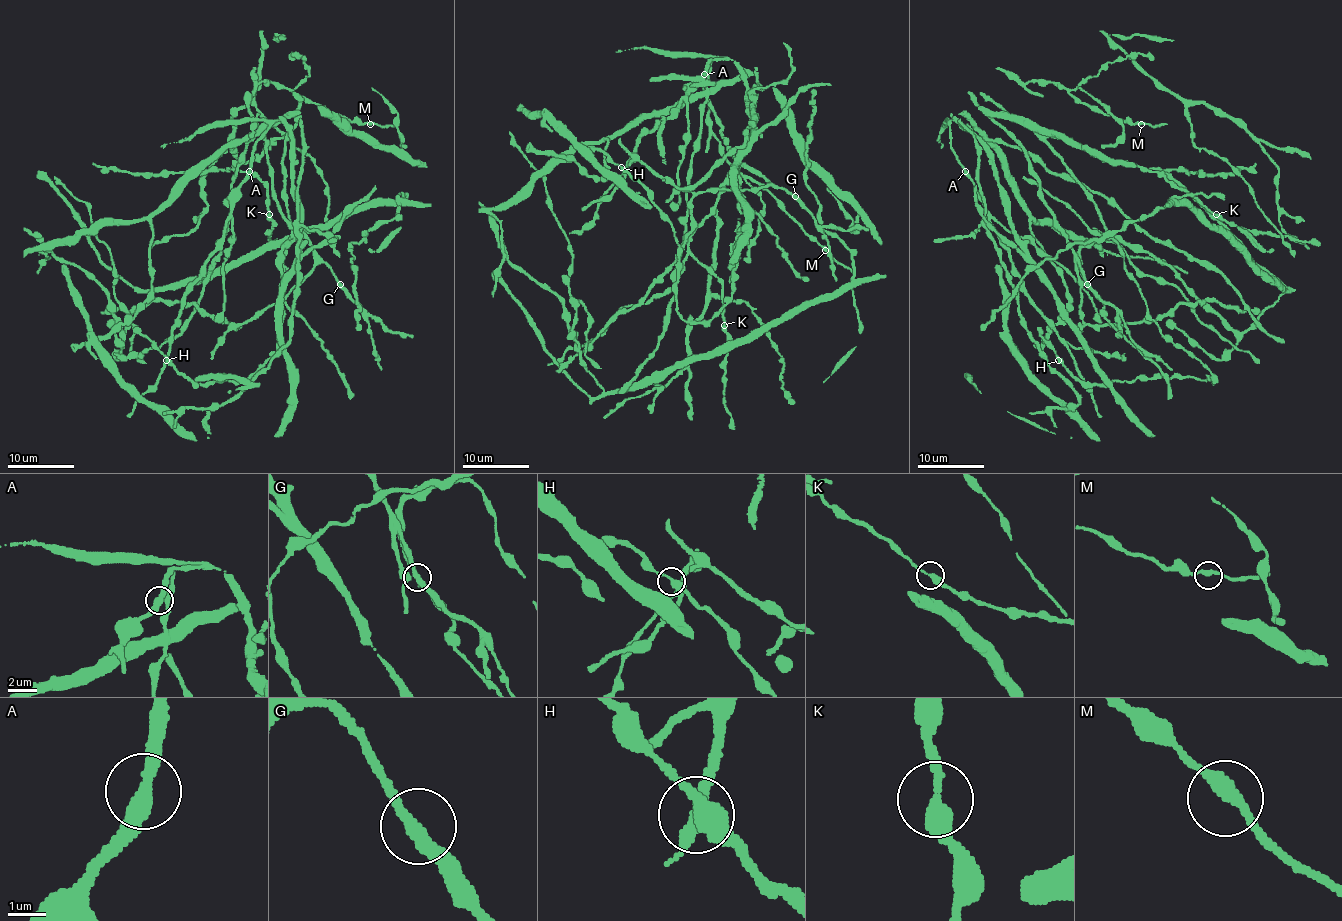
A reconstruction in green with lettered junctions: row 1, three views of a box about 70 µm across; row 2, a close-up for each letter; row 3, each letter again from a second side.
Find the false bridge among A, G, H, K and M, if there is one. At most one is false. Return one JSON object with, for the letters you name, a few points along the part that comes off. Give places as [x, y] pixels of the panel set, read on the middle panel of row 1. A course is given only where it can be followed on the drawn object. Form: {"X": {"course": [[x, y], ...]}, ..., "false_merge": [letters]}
{"false_merge": []}

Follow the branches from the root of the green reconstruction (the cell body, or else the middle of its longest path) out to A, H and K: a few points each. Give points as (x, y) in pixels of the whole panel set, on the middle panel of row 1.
A: (624, 176), (638, 139), (666, 119), (704, 74)
H: (624, 176), (623, 179), (621, 167)
K: (624, 176), (674, 232), (677, 314), (707, 322), (732, 290), (742, 156), (689, 242), (722, 284), (724, 325)

